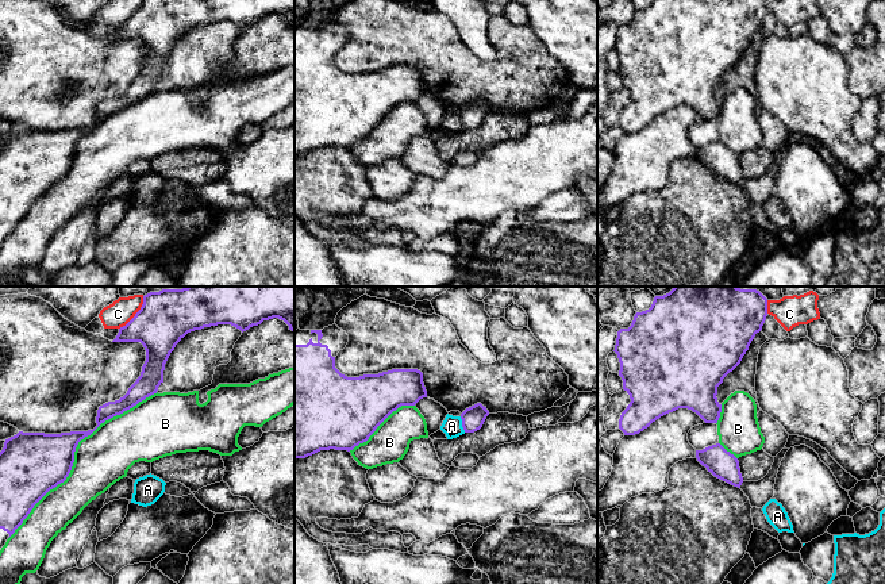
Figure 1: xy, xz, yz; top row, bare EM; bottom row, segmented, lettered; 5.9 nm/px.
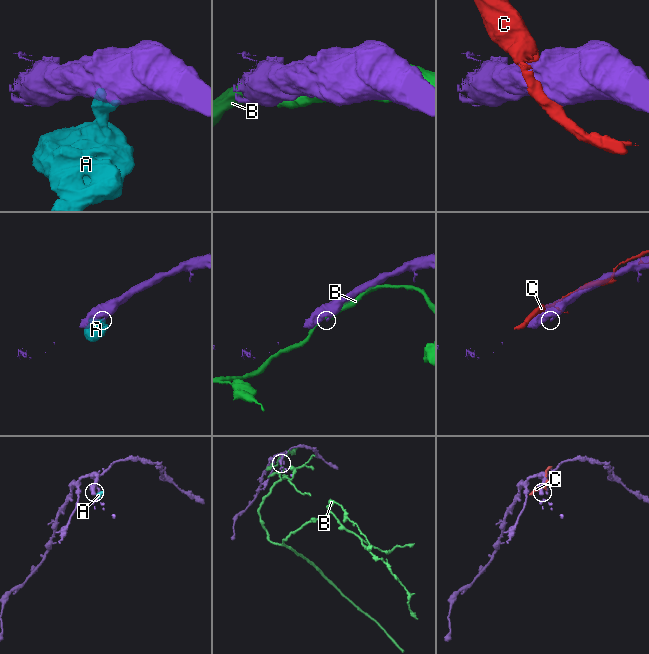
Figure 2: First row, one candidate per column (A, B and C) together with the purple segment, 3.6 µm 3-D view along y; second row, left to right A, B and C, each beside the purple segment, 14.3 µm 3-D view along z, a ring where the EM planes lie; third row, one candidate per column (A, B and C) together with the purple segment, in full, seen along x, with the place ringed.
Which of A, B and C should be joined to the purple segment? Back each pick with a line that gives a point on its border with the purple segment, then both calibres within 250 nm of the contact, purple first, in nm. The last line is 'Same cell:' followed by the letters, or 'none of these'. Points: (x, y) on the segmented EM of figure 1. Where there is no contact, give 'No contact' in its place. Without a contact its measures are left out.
Same cell: none of these

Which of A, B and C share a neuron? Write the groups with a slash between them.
A / B / C

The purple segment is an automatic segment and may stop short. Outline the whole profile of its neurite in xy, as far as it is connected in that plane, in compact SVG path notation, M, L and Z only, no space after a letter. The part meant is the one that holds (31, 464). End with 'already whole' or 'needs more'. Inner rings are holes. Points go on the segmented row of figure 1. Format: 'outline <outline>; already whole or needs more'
outline M186 287L162 289L143 296L135 316L119 328L112 342L141 342L146 361L141 376L127 393L99 407L93 430L61 434L23 433L5 439L0 452L0 550L28 516L34 506L69 476L74 452L81 439L91 435L105 420L123 414L139 402L157 393L163 383L165 364L176 345L191 331L218 324L231 324L242 333L263 320L278 318L295 331L295 287Z; needs more

